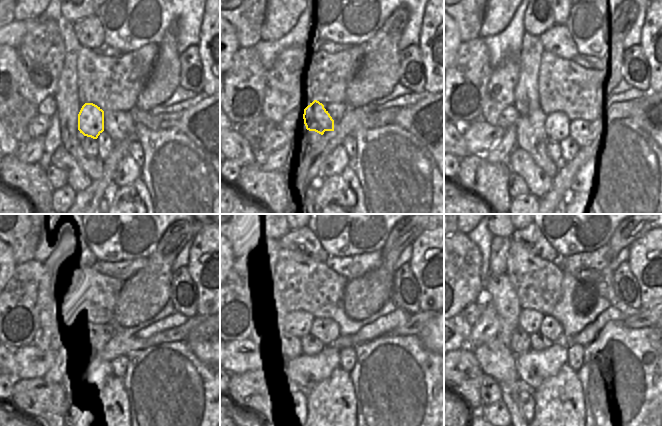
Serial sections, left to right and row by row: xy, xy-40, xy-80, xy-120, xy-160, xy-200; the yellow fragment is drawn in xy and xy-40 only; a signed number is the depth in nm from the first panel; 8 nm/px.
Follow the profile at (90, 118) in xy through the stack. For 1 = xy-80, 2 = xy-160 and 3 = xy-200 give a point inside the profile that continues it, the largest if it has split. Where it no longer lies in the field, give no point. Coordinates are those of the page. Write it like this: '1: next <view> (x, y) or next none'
1: next xy-80 (538, 116)
2: next xy-160 (302, 321)
3: next xy-200 (529, 320)

